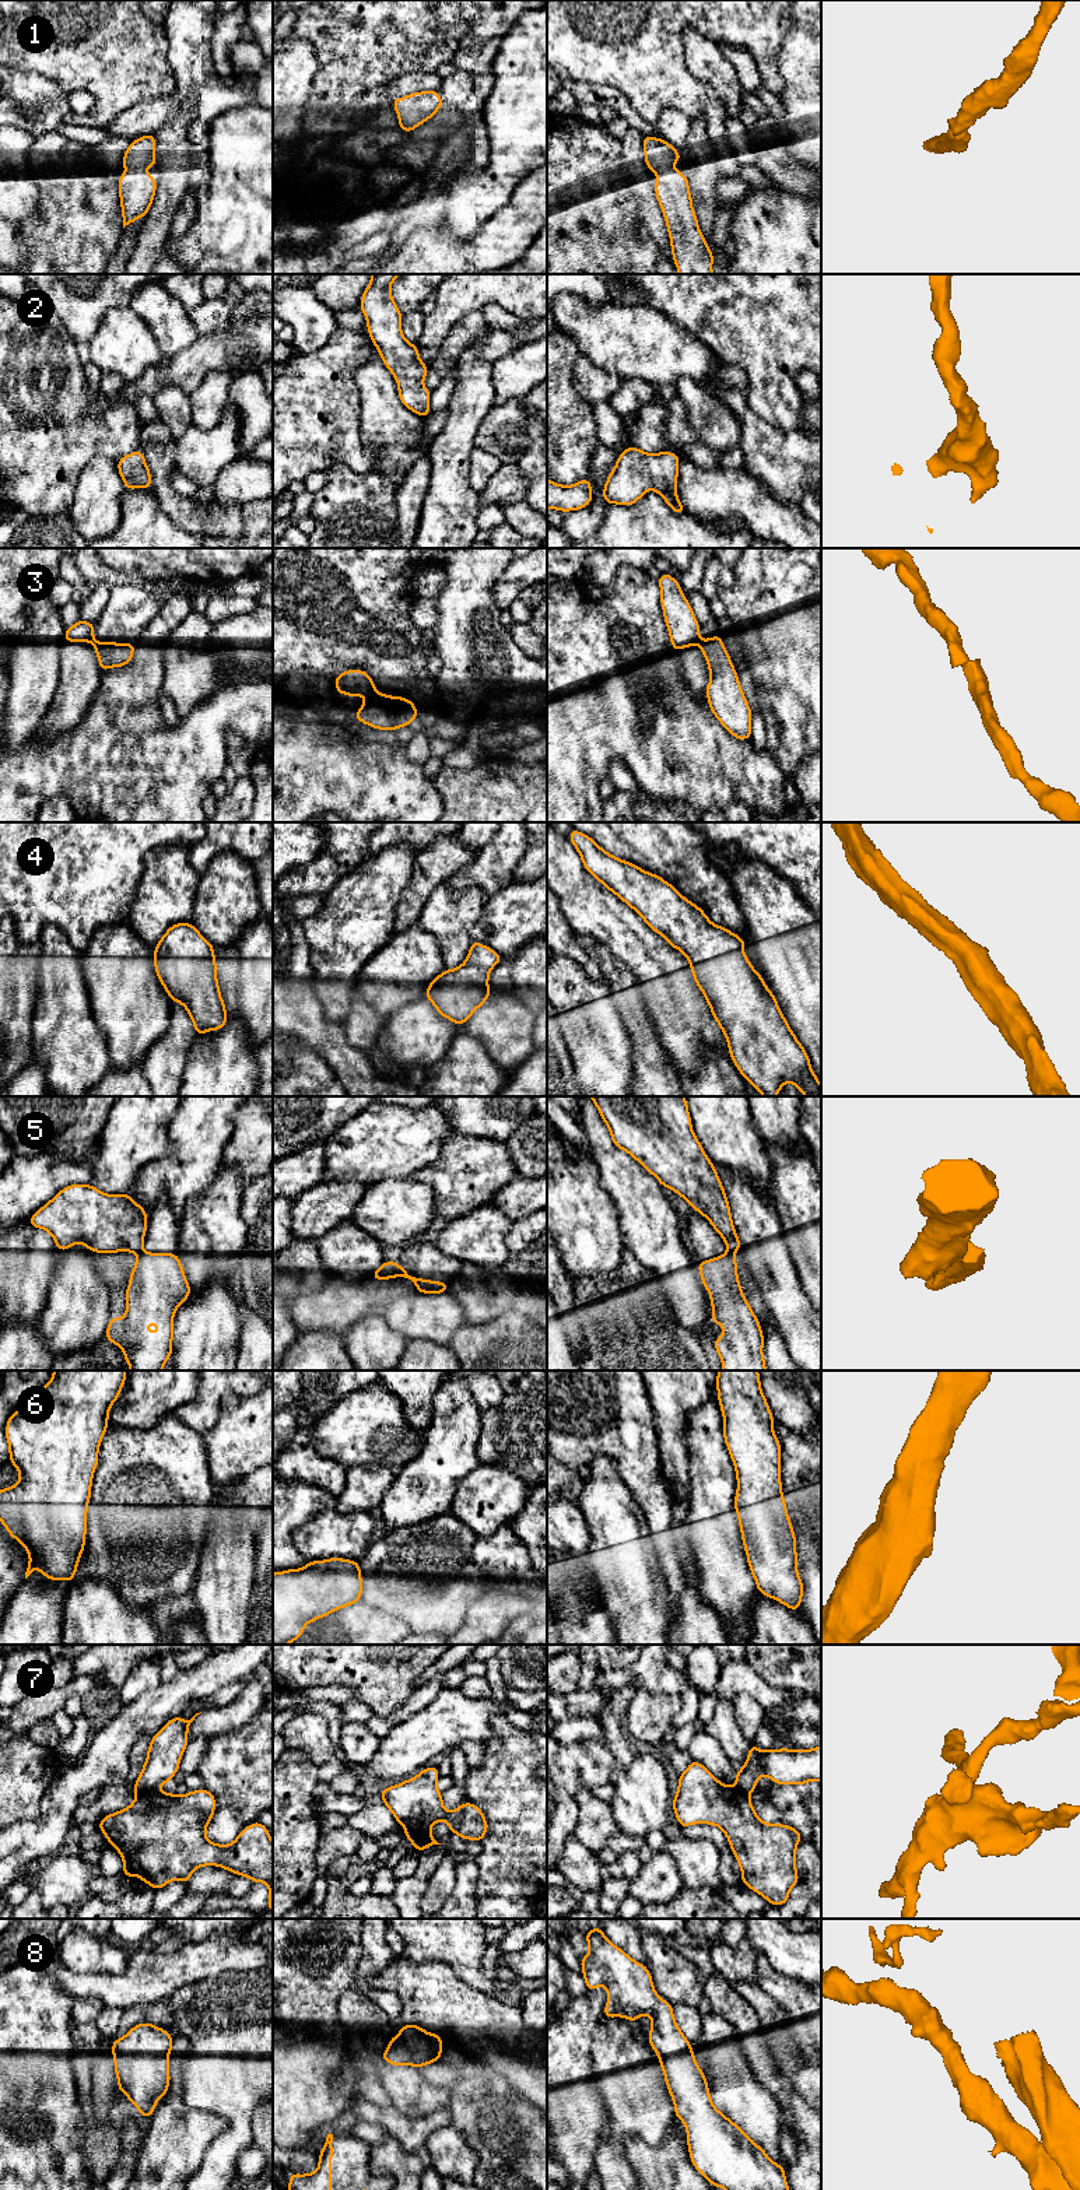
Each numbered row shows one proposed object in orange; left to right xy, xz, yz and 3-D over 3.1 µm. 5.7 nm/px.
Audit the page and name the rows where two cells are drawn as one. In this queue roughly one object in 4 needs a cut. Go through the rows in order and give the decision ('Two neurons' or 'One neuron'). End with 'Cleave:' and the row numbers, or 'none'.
1: One neuron
2: One neuron
3: Two neurons
4: One neuron
5: Two neurons
6: One neuron
7: Two neurons
8: One neuron
Cleave: 3, 5, 7

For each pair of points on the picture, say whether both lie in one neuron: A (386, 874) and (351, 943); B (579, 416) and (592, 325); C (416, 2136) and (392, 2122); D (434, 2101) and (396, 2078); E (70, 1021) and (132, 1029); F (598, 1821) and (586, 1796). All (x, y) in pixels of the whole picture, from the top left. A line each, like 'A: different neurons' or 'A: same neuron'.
A: same neuron
B: different neurons
C: same neuron
D: same neuron
E: different neurons
F: same neuron

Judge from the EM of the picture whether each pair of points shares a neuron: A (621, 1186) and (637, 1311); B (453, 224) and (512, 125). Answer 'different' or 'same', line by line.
A: different
B: same

